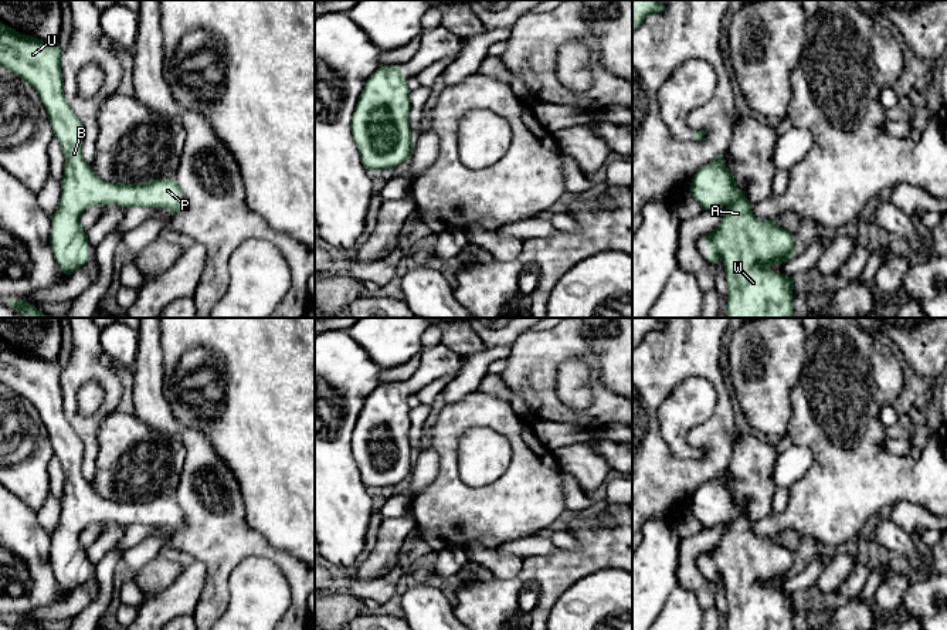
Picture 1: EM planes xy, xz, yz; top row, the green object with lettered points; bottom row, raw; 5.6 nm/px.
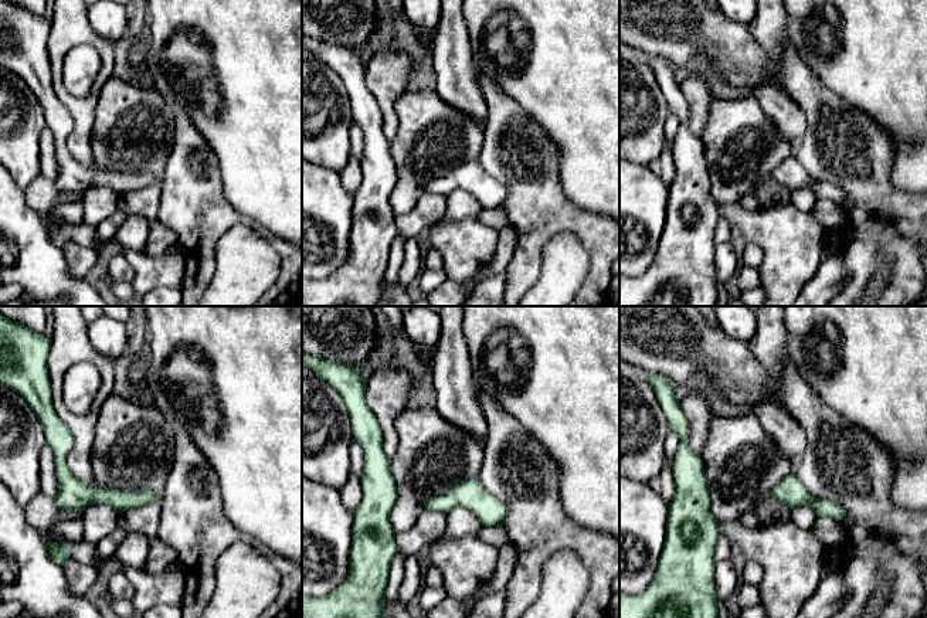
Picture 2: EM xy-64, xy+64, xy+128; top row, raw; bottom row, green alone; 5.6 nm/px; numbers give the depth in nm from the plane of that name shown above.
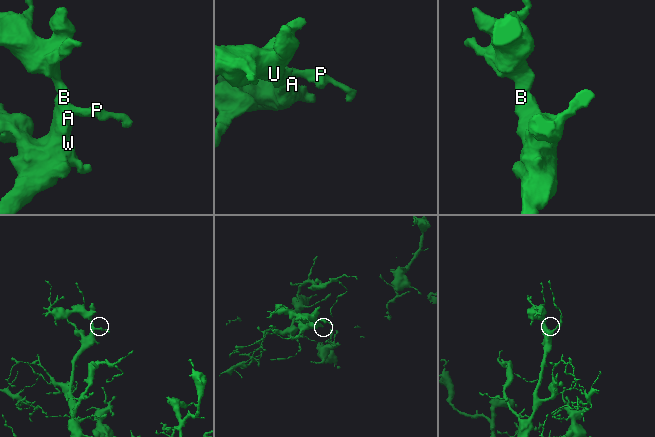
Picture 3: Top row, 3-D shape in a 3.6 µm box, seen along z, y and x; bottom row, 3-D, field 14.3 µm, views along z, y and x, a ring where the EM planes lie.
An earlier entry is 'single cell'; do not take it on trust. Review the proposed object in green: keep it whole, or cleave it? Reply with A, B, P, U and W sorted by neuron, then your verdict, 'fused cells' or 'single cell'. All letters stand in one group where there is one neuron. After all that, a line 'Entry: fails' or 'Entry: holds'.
groups A B P U W; single cell
Entry: holds

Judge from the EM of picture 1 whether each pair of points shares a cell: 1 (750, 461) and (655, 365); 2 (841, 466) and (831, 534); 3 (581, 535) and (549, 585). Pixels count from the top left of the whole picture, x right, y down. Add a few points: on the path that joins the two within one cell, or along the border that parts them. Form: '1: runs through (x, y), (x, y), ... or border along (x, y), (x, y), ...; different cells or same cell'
1: border along (740, 434), (735, 443), (730, 461), (722, 471); different cells
2: runs through (841, 483), (841, 491), (831, 503), (831, 517); same cell
3: runs through (581, 548), (581, 552), (562, 572); same cell

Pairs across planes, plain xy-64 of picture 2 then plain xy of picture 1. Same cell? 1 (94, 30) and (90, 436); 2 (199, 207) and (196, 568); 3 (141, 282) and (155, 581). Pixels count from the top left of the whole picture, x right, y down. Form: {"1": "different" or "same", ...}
{"1": "same", "2": "different", "3": "different"}

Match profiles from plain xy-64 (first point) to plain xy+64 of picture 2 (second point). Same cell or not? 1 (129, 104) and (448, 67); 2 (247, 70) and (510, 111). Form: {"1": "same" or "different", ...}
{"1": "different", "2": "different"}

